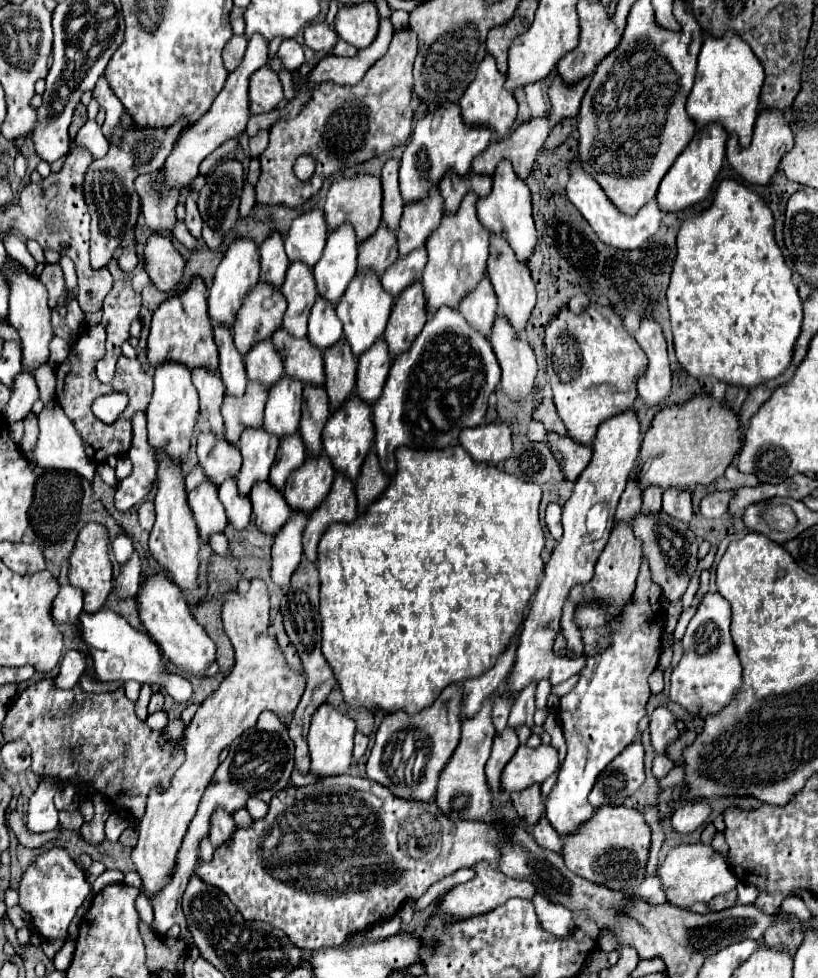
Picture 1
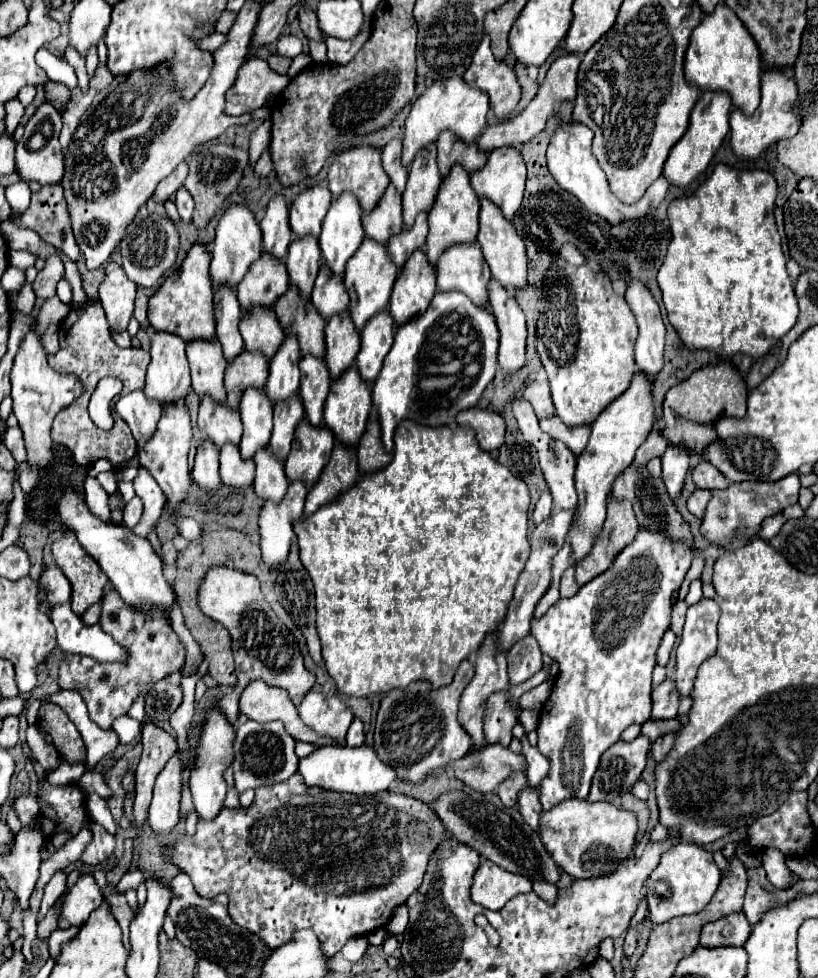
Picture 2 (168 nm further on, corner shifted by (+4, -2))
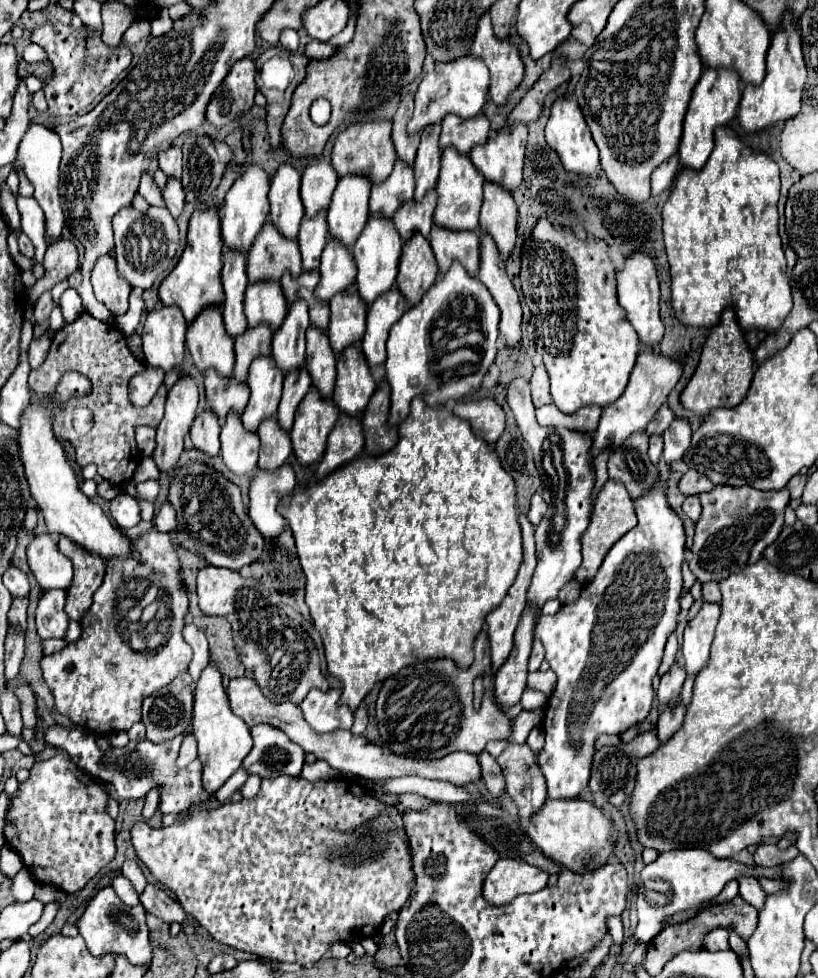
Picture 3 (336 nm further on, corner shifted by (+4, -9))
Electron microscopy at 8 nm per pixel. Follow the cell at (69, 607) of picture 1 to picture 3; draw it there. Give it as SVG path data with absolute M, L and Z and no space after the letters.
M35 535L27 547L27 559L41 589L67 589L71 585L71 561L57 551L57 543L49 535Z

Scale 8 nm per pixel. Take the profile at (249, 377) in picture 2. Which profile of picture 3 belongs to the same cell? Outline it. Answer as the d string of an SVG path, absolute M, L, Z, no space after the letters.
M263 323L259 327L247 329L243 335L239 335L239 339L235 339L233 377L237 381L243 381L247 377L247 369L257 355L269 355L271 353L271 337L273 337L273 331Z

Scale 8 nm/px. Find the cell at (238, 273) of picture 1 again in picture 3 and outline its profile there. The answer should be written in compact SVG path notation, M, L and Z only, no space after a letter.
M249 165L241 173L241 177L233 183L229 193L225 195L225 203L221 207L221 233L225 241L225 249L241 249L249 251L253 239L263 229L269 215L269 175L259 165Z

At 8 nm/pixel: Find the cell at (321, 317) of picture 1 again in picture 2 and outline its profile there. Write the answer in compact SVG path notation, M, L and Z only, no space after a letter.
M321 266L319 270L311 302L325 320L335 314L343 314L349 306L349 296L343 288L343 280L339 276L333 276L333 272L327 272L327 266Z

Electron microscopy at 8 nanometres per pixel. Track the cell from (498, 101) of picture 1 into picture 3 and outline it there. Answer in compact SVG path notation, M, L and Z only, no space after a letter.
M483 13L483 19L477 23L475 39L471 45L471 53L485 61L491 71L491 99L497 105L503 105L509 93L523 79L523 61L519 55L517 43L507 39L497 39L493 33L489 13Z

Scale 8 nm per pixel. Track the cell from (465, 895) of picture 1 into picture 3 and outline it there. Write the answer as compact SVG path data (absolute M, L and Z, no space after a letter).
M499 859L487 875L483 895L491 905L505 905L521 893L535 893L547 885L549 873L523 859Z

